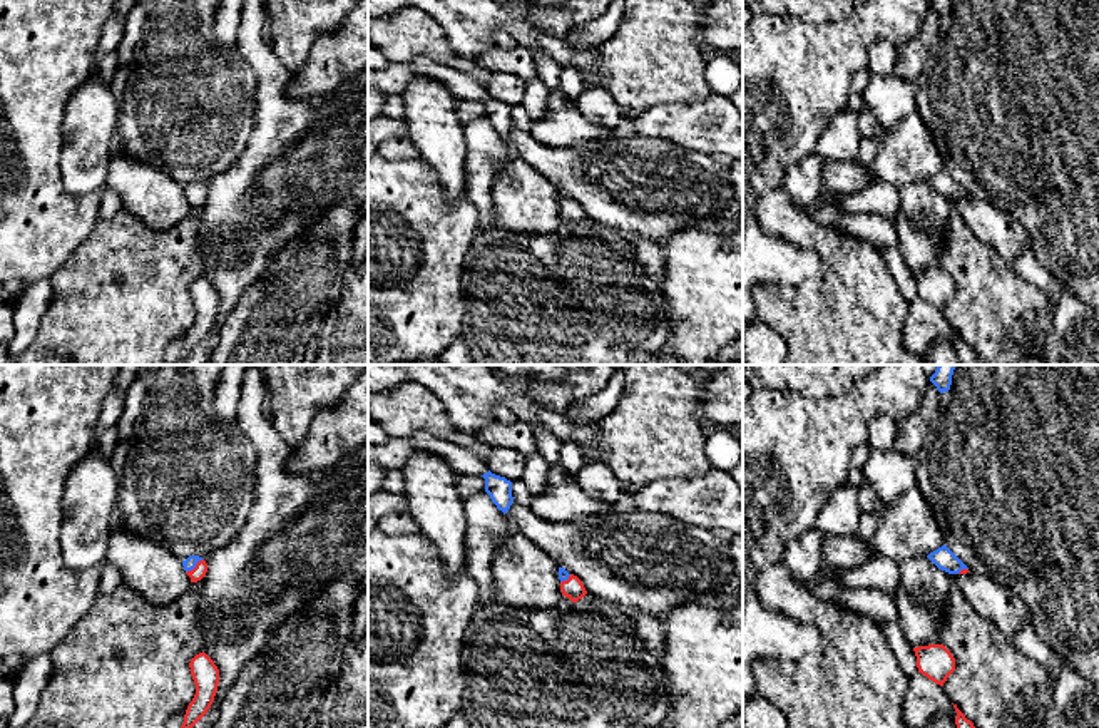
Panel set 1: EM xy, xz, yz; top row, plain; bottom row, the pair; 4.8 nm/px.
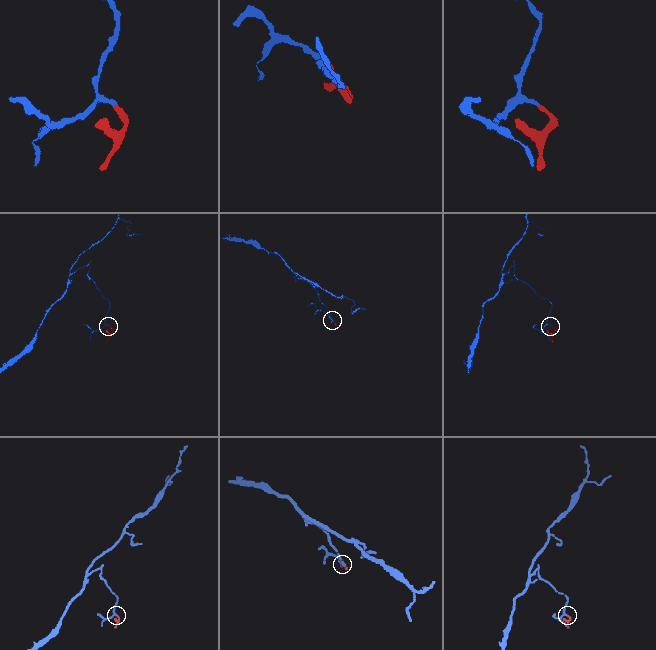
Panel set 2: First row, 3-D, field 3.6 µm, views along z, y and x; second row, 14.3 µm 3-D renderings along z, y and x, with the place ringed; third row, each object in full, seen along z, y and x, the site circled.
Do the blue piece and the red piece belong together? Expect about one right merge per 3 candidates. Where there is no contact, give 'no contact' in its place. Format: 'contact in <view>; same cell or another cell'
contact in xy; same cell

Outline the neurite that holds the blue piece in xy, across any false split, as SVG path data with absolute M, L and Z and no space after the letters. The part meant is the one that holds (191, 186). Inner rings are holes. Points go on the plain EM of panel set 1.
M189 181L186 186L182 186L186 199L191 203L191 208L201 206L207 197L207 189L199 181Z

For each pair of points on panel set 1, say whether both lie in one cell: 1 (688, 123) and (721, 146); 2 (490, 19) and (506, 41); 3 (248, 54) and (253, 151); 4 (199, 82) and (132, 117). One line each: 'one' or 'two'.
1: one
2: two
3: one
4: one

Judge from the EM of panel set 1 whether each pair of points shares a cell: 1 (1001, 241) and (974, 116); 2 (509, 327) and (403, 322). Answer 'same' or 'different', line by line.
1: different
2: different

